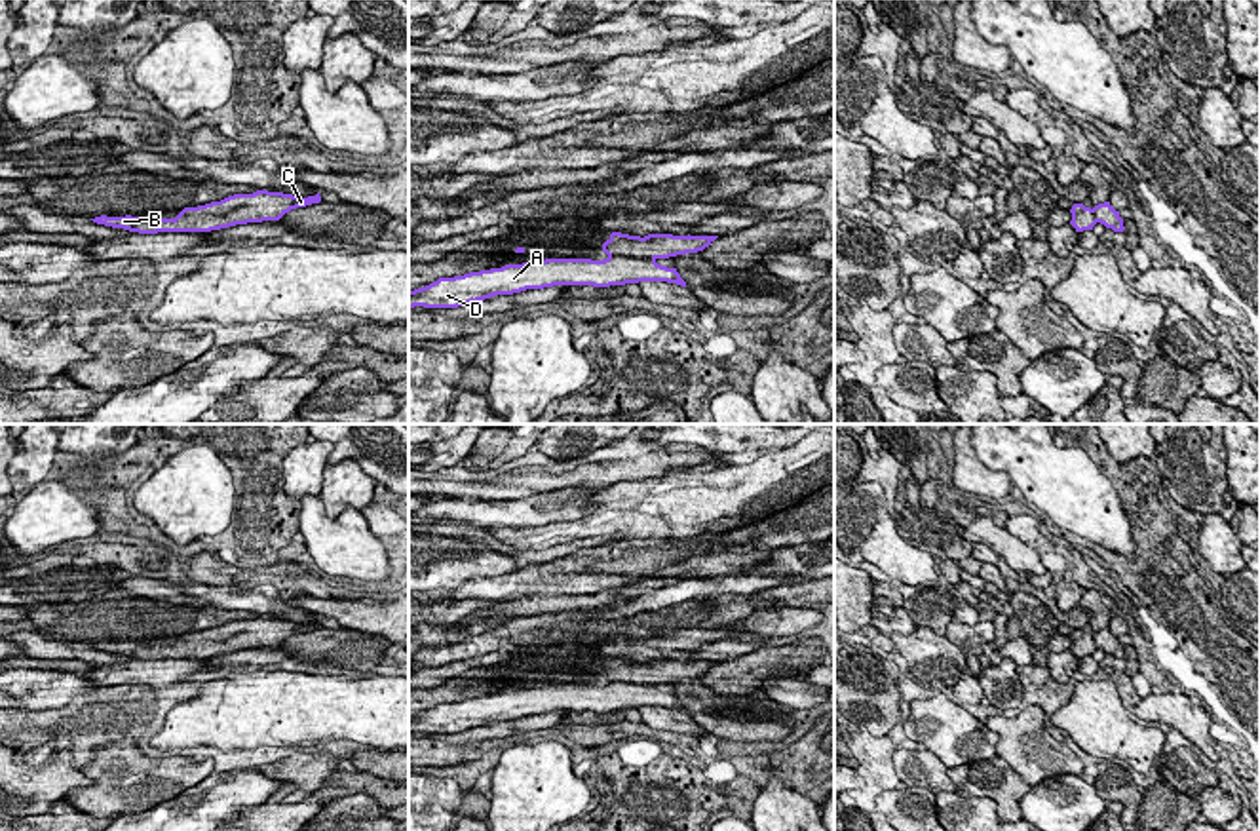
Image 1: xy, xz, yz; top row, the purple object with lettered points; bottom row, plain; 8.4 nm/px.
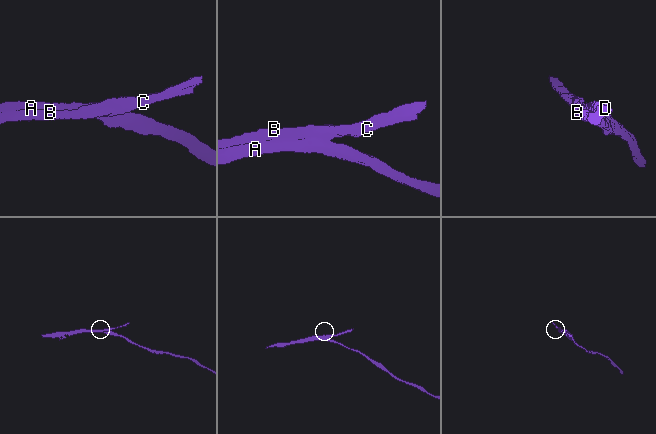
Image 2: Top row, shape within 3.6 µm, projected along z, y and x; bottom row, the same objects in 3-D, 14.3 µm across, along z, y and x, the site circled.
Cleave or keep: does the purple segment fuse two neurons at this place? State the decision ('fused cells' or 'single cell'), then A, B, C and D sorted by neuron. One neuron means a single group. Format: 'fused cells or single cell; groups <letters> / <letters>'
fused cells; groups A D / B C

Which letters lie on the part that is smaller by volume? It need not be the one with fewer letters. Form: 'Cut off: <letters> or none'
Cut off: B, C

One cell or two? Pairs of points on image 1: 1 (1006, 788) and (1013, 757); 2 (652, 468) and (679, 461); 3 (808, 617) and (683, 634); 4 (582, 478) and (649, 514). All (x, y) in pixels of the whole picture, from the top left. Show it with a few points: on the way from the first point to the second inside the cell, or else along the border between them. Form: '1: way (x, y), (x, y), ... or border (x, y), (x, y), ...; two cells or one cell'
1: border (998, 755), (1030, 786); two cells
2: way (658, 463), (673, 461); one cell
3: border (721, 626), (730, 632); two cells
4: border (609, 483), (595, 491); two cells

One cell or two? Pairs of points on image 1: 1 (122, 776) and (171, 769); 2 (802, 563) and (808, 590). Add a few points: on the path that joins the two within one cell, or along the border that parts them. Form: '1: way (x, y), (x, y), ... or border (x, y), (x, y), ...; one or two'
1: way (133, 776), (160, 776); one
2: border (814, 577), (806, 580); two

